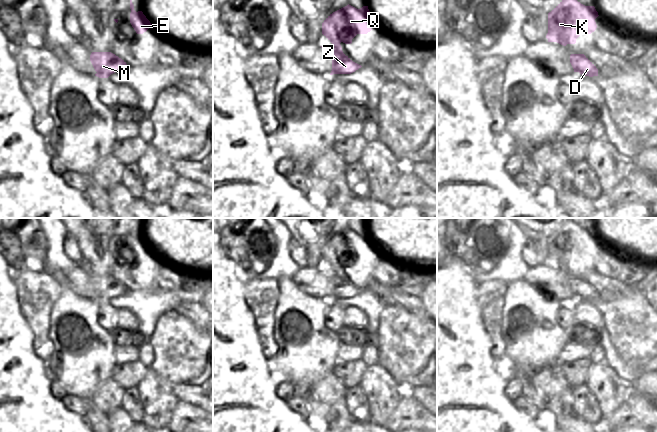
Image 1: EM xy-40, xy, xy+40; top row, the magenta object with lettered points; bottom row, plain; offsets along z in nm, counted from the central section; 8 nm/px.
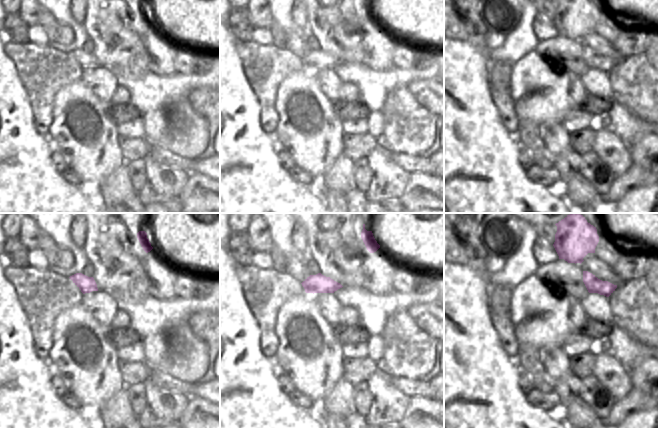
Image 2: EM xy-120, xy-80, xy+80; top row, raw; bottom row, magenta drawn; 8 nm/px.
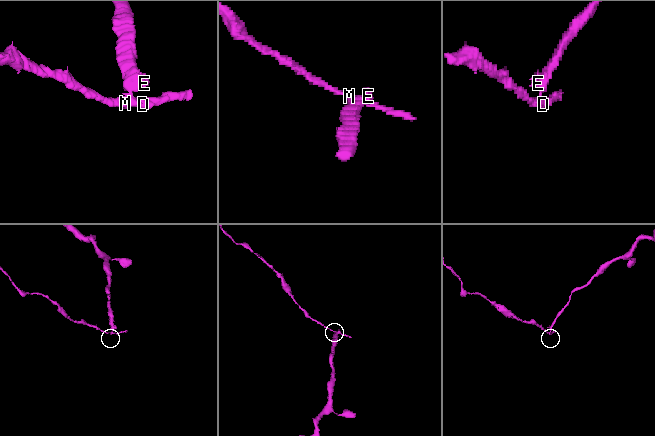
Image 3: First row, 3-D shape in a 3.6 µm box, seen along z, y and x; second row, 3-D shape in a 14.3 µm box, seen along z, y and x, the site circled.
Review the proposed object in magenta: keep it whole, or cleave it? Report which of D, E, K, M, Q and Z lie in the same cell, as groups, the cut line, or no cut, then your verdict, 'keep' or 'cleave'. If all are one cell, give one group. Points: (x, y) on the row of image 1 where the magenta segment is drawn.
D M Z / E K Q | xy (333, 45), (343, 53) | cleave

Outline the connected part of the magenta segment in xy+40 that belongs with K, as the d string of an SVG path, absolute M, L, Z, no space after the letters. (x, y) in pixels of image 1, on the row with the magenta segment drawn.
M562 0L551 12L548 13L548 42L557 42L563 46L575 44L581 34L591 34L597 28L595 19L598 12L594 6L585 6L577 0Z

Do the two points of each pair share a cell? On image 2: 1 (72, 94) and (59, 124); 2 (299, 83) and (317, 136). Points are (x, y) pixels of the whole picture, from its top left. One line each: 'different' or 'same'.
1: same
2: same

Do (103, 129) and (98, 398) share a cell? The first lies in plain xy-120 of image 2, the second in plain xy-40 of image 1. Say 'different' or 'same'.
different

